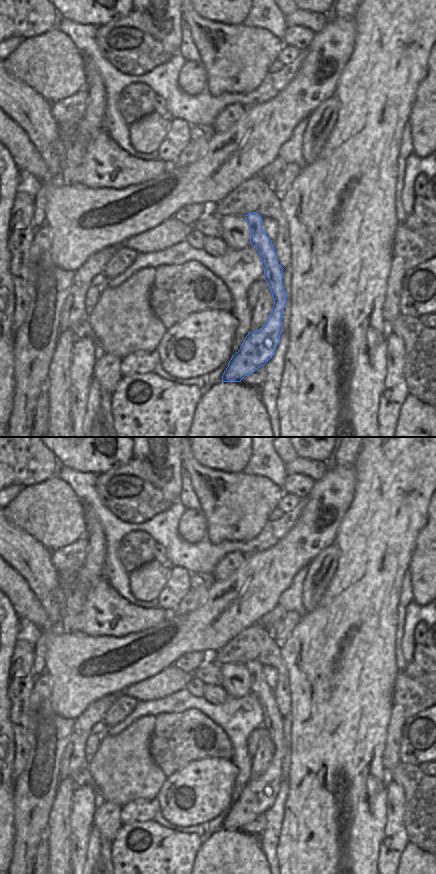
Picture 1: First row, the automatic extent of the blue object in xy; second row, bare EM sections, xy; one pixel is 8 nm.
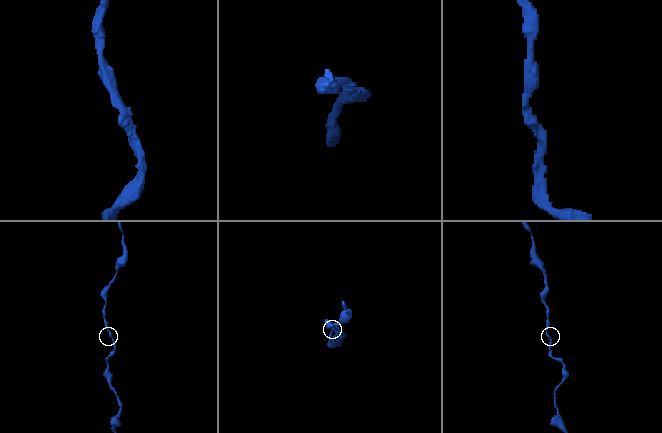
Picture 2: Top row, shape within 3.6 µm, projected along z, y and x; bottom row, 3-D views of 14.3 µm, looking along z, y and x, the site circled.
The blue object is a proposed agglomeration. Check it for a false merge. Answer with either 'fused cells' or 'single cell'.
single cell

